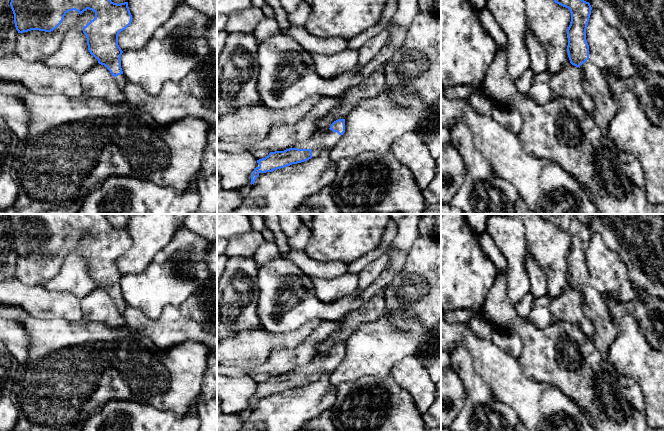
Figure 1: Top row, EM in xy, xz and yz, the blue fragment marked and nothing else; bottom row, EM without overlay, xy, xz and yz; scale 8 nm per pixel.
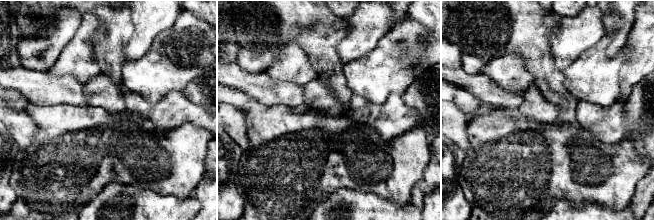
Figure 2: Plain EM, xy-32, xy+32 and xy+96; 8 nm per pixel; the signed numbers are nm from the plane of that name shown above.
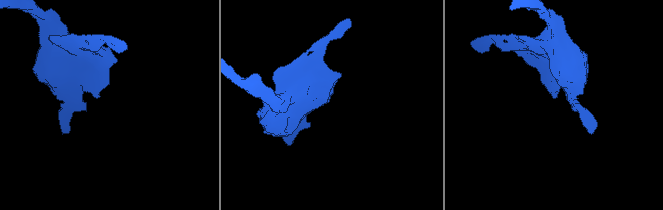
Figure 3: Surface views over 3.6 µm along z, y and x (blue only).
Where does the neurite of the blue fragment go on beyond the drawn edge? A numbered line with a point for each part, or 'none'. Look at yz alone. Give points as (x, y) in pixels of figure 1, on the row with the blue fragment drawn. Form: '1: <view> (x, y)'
1: yz (595, 84)

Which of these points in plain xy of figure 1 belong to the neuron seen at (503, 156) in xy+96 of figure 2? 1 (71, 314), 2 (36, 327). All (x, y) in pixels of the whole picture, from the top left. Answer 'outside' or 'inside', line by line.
1: outside
2: inside

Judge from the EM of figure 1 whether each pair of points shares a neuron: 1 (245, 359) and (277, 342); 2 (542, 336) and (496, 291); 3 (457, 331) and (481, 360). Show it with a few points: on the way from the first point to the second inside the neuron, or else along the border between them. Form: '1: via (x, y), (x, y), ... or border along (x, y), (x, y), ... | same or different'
1: via (253, 351), (261, 343), (269, 342) | same
2: via (528, 333), (499, 305) | same
3: via (464, 338), (479, 353) | same

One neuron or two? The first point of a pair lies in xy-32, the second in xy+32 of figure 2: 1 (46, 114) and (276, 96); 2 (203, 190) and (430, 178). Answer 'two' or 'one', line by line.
1: two
2: two

